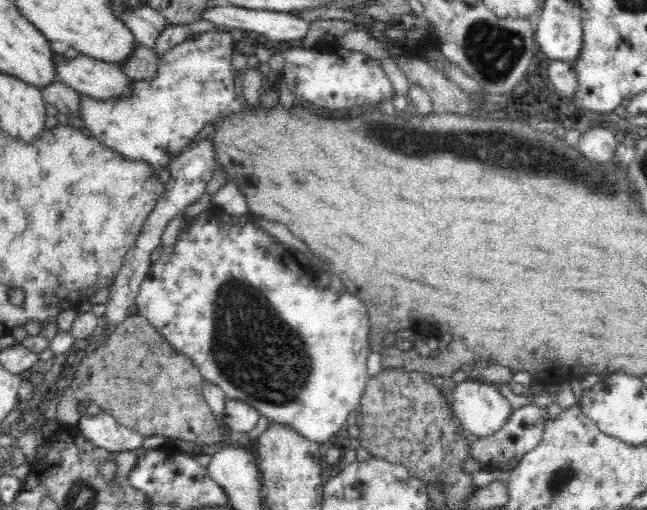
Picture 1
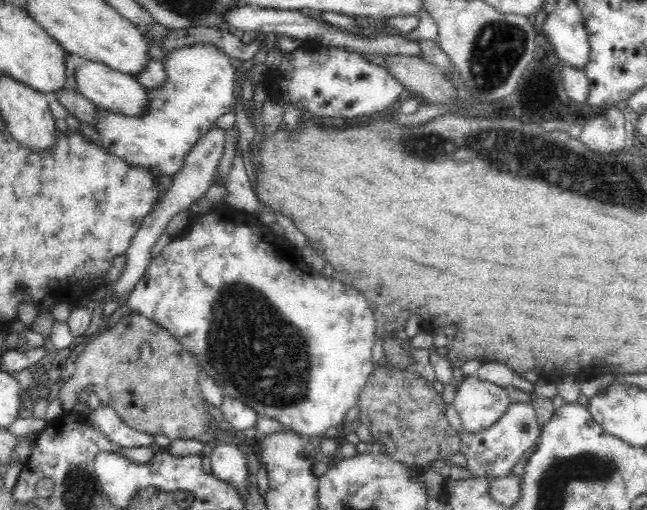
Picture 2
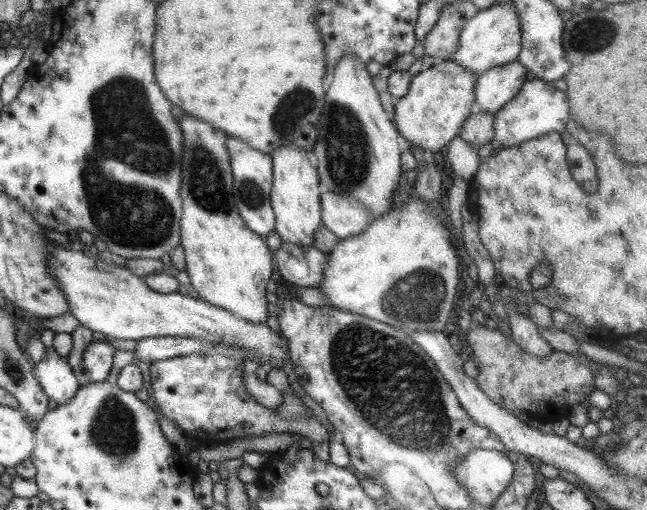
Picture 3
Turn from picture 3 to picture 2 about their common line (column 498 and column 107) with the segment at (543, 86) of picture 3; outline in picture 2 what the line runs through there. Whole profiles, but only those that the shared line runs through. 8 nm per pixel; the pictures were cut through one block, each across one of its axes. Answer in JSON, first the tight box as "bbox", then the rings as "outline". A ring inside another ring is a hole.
{"bbox":[94,42,241,176],"outline":[[[207,42],[168,50],[163,52],[161,60],[166,71],[166,80],[162,82],[160,88],[144,88],[148,99],[146,112],[142,116],[124,116],[94,106],[96,107],[94,117],[97,118],[94,127],[100,139],[100,146],[124,160],[124,163],[129,166],[146,167],[148,170],[158,166],[162,175],[172,176],[182,167],[186,154],[194,144],[215,126],[216,120],[222,114],[232,110],[237,100],[241,73],[232,65],[232,58]]]}

